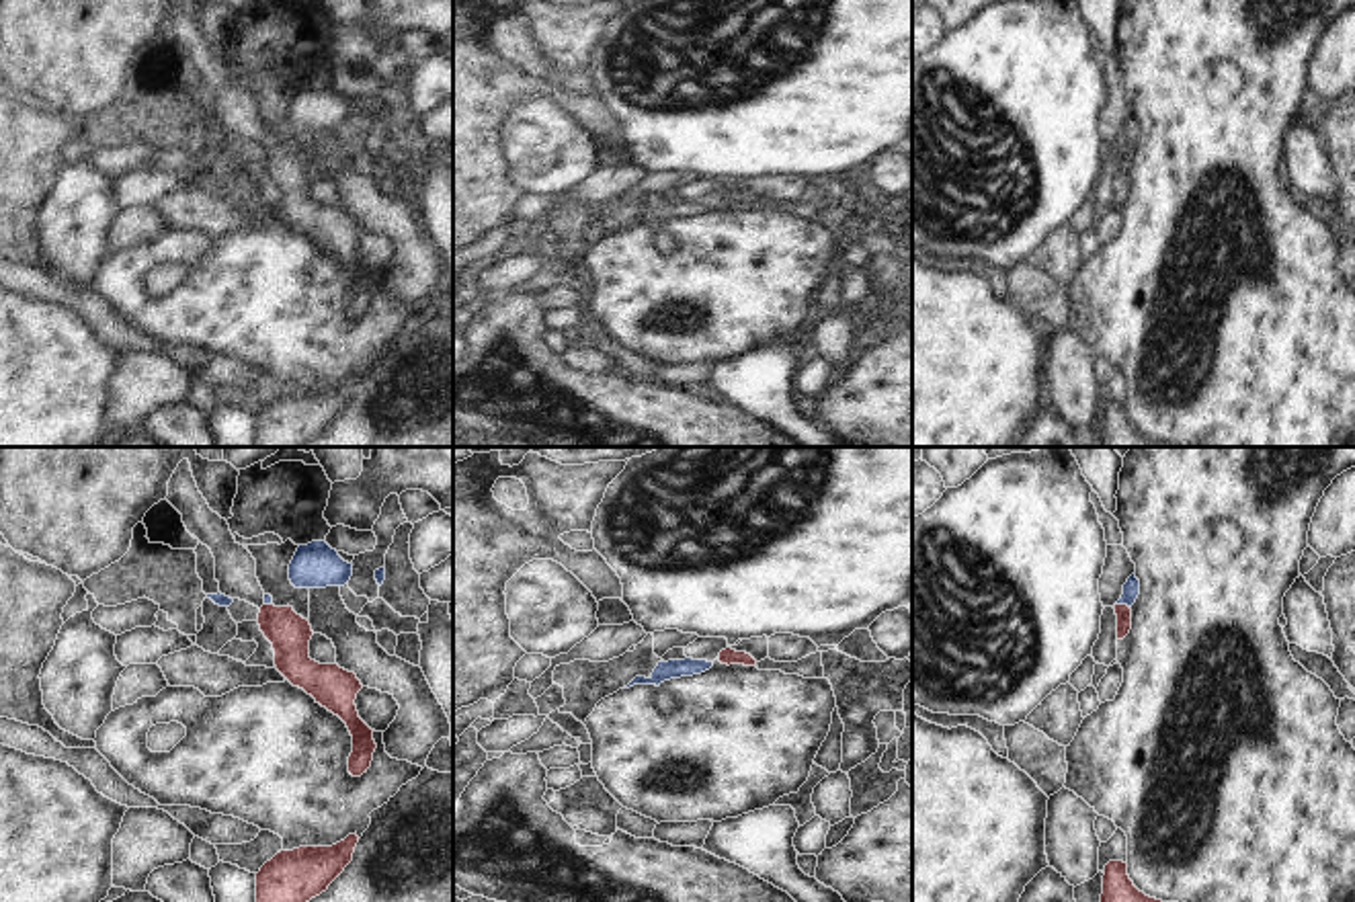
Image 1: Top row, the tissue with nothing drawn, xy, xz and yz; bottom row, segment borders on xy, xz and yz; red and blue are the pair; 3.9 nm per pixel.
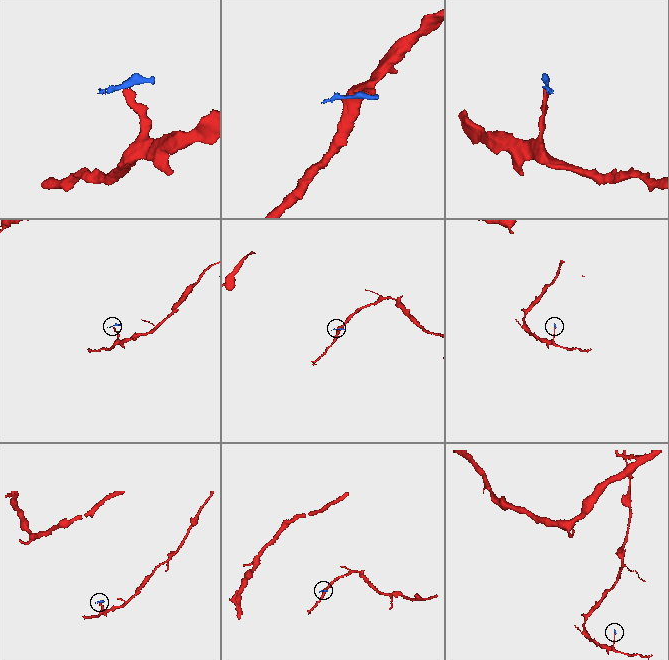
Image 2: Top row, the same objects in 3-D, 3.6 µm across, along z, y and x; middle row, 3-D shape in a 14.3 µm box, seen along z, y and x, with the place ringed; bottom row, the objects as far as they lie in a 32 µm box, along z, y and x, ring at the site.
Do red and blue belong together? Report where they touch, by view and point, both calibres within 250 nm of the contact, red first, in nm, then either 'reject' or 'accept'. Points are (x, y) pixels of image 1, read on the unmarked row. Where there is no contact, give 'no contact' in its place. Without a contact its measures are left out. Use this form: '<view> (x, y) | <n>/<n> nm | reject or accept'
yz (1122, 146) | 60/60 nm | reject

